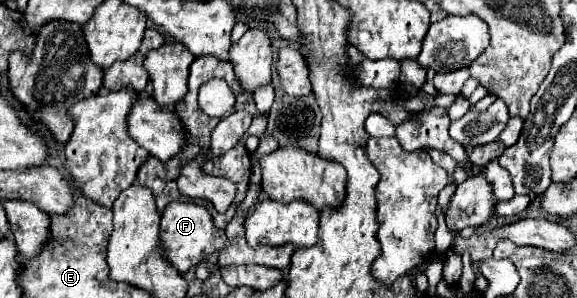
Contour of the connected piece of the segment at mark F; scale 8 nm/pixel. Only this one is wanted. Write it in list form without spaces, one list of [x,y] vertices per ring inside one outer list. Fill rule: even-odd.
[[[172,202],[164,208],[160,222],[160,238],[166,258],[172,262],[172,266],[178,268],[180,274],[186,274],[192,266],[200,264],[206,256],[222,250],[228,242],[224,230],[218,230],[214,226],[210,212],[204,206],[192,202]]]

